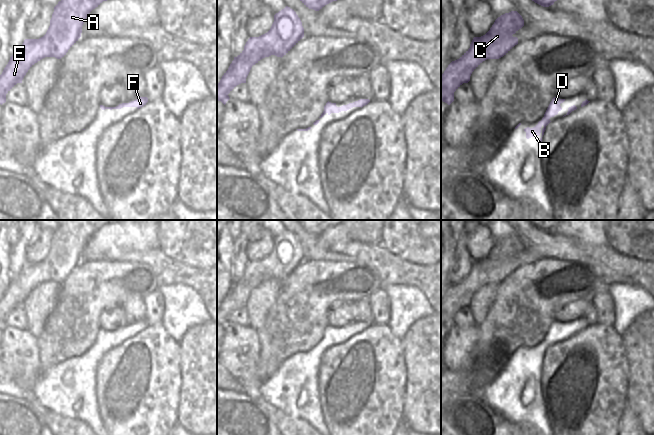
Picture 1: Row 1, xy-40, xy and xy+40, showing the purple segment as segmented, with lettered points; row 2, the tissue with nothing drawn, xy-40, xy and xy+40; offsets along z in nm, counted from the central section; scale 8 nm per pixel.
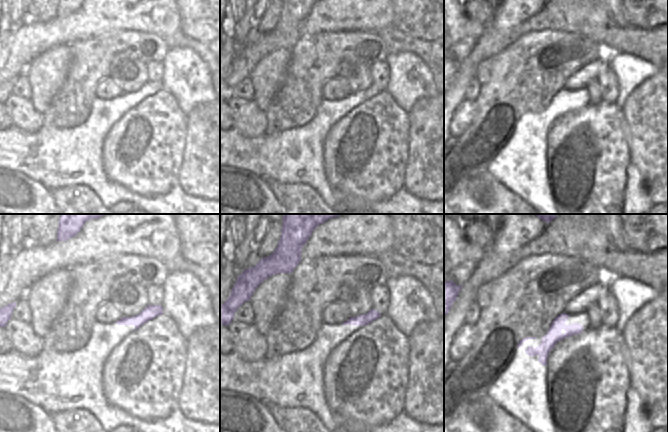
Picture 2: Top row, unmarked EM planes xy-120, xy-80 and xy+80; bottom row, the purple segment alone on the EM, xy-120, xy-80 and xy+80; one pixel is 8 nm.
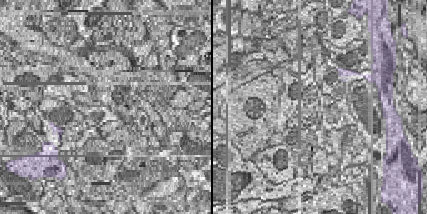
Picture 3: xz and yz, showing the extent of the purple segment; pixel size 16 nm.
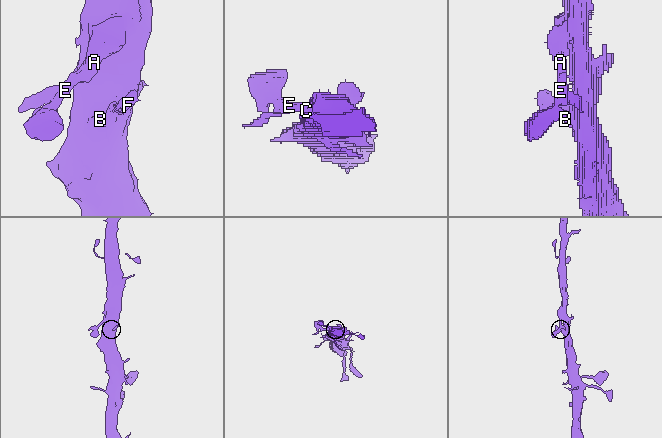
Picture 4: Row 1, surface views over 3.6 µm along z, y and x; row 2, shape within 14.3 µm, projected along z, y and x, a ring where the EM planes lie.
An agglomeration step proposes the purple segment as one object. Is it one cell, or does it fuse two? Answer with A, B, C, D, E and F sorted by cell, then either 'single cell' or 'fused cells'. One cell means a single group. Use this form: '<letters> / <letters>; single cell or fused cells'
A B C D E F; single cell

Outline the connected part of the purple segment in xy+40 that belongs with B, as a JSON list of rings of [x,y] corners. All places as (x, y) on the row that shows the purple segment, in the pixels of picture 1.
[[[554,97],[550,102],[542,120],[539,121],[535,127],[533,128],[527,127],[524,129],[524,131],[526,132],[526,138],[529,139],[531,137],[537,137],[540,134],[543,137],[544,132],[546,130],[546,126],[551,122],[549,119],[557,115],[558,112],[562,110],[560,104],[563,103],[564,101],[565,99],[559,99],[557,97]]]

